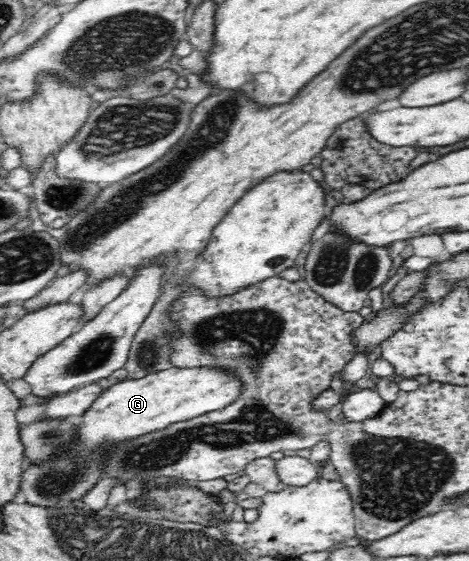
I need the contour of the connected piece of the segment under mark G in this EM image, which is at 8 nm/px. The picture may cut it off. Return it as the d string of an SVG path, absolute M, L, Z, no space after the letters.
M223 366L172 368L152 373L141 379L124 379L105 389L79 423L79 443L71 453L45 465L29 465L22 473L20 490L26 501L43 506L70 505L97 483L102 453L119 440L134 438L169 424L223 409L241 397L245 382L237 370Z

